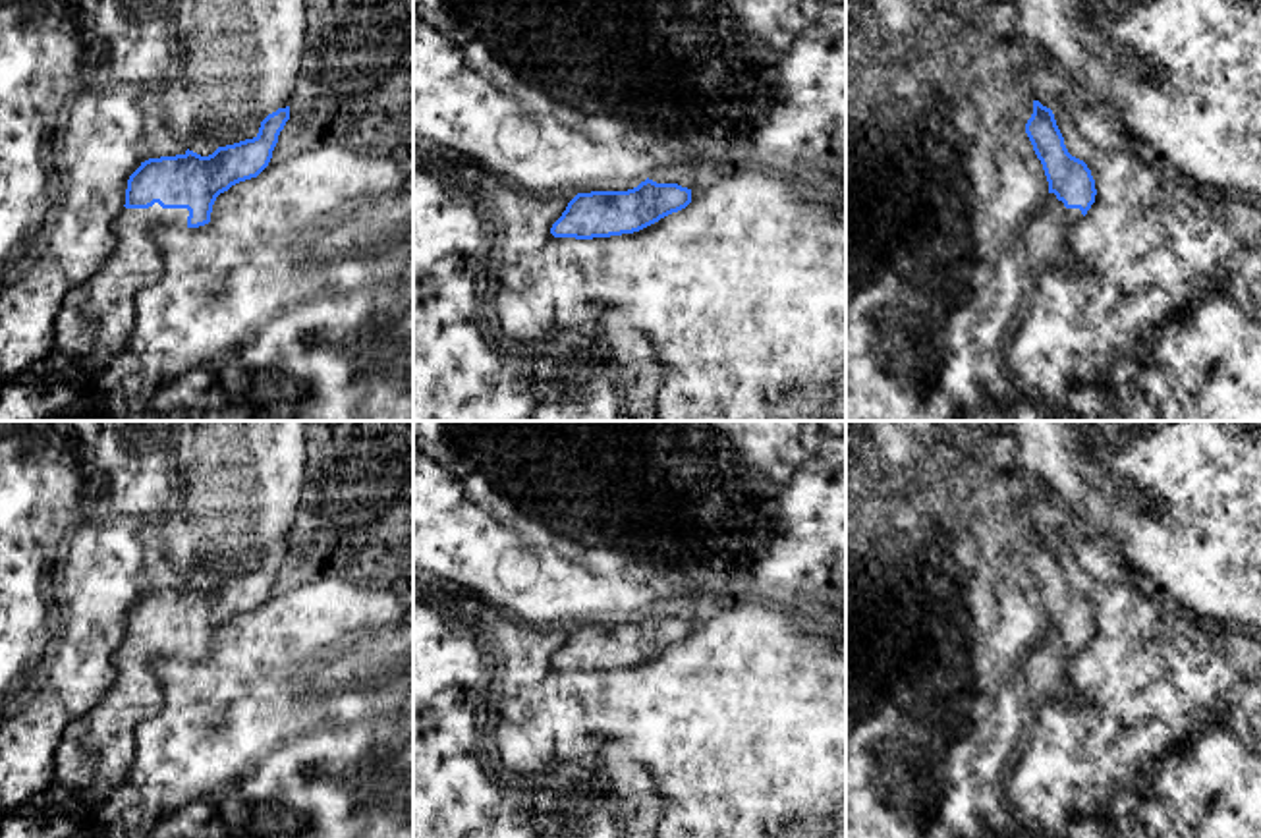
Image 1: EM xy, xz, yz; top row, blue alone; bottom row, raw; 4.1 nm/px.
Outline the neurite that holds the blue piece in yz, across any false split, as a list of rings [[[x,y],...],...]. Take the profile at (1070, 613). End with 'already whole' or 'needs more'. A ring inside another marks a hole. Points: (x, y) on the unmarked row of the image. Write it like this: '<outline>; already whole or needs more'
[[[1033,533],[1025,566],[1049,614],[1049,633],[1023,660],[1027,691],[1035,699],[1081,707],[1066,666],[1095,635],[1095,612],[1087,597],[1068,585],[1052,543],[1039,533]]]; needs more

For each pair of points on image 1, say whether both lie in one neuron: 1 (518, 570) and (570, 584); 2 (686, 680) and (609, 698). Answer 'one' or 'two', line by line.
1: one
2: one

